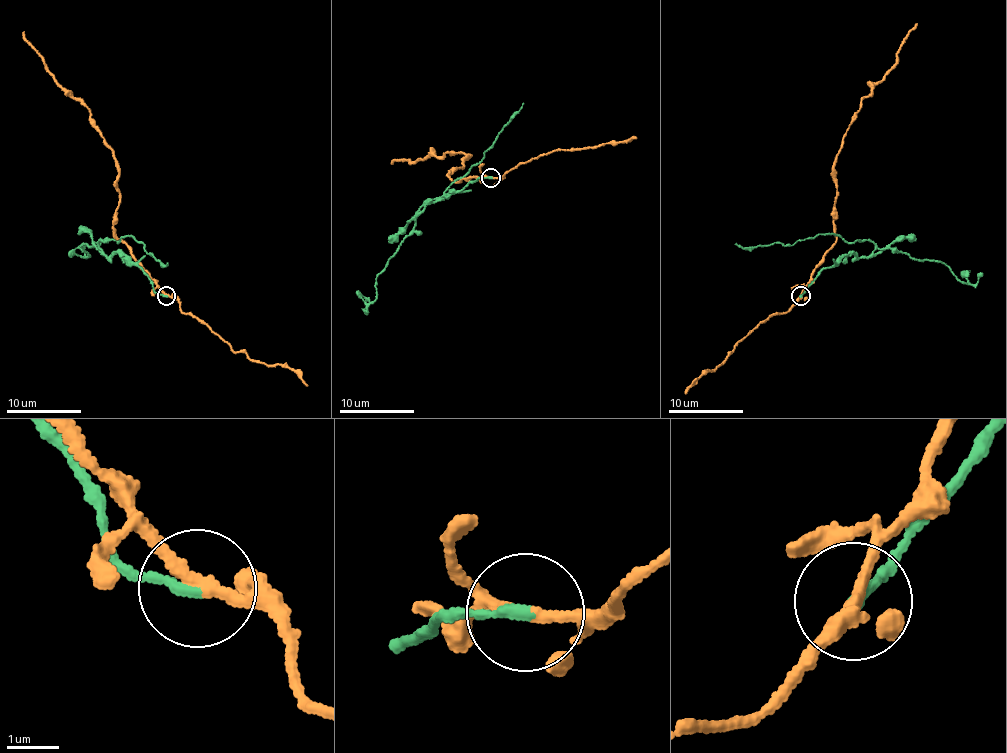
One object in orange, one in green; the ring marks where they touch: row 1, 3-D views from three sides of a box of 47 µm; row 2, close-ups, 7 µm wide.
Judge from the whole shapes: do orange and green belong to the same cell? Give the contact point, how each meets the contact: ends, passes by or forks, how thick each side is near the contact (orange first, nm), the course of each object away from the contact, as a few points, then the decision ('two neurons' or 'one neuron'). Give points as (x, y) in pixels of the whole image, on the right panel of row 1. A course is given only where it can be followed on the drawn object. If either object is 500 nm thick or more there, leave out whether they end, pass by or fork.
place (800, 296); orange passes by; green ends; calibres 220 and 200 nm; course orange (801, 295), (815, 266), (835, 242), (833, 161), (860, 101), (896, 62), (907, 33), (916, 22); course green (801, 295), (826, 268), (849, 253), (866, 257), (874, 244), (833, 234), (786, 245), (734, 244); two neurons

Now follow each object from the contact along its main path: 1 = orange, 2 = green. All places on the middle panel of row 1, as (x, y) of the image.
1: (491, 177), (470, 176), (456, 182), (449, 175), (472, 154), (448, 151), (392, 163)
2: (491, 177), (481, 176), (416, 211), (429, 199), (444, 193), (482, 160), (483, 152), (524, 102)

